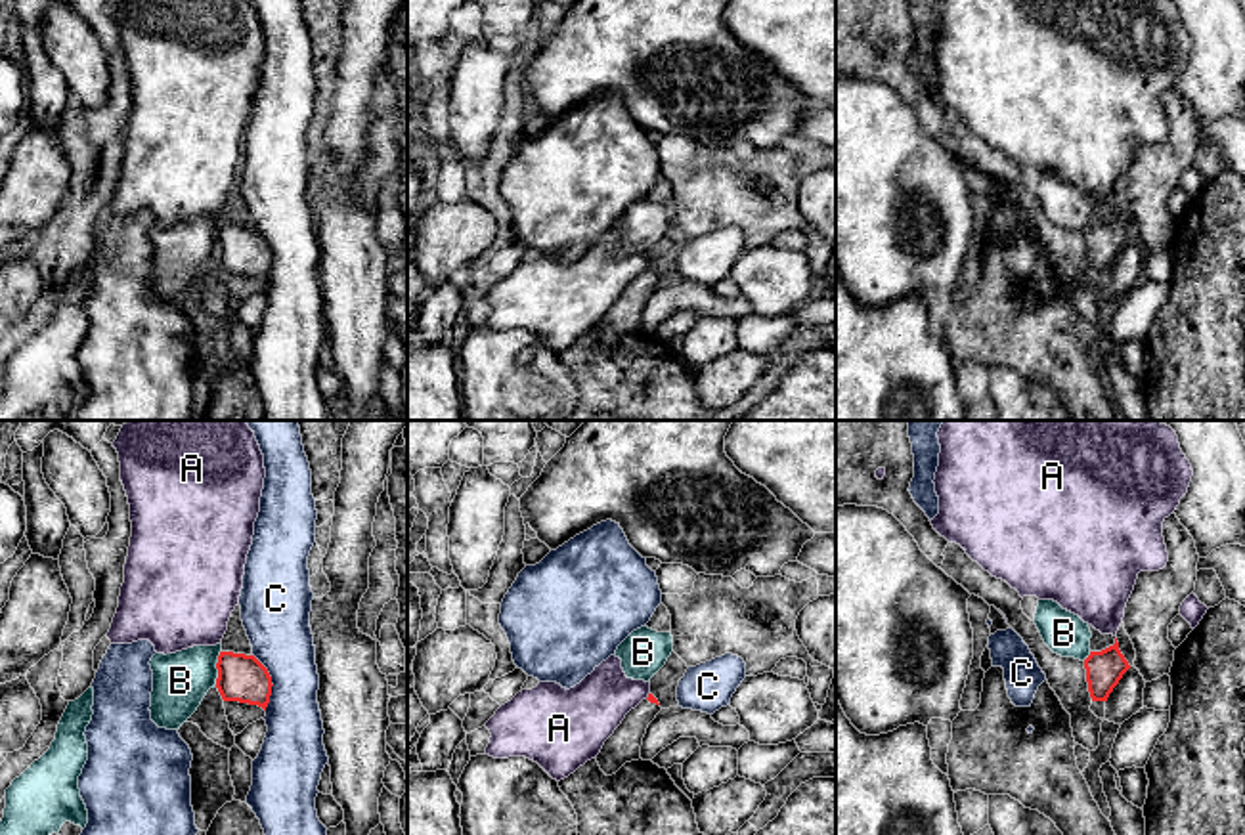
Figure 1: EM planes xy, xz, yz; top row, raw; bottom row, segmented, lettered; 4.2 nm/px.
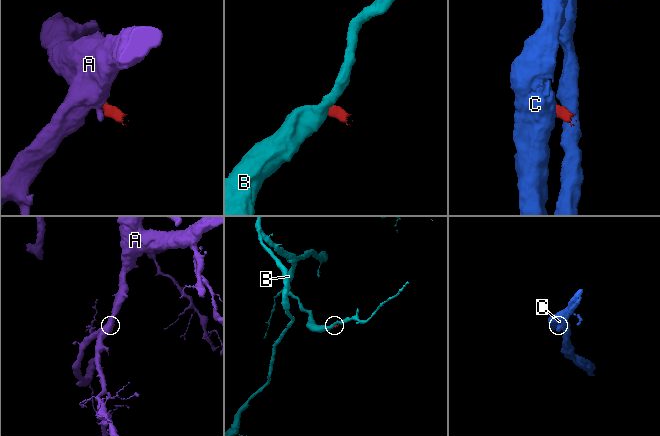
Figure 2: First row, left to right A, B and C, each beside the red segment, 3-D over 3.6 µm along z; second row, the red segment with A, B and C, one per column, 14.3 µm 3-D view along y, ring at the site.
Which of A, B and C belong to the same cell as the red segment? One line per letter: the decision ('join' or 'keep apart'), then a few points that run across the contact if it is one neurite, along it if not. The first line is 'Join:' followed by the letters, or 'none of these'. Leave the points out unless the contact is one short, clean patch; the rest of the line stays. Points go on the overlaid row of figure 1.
Join: none of these
A: keep apart; line xz (649, 692), (645, 698)
B: keep apart; line xy (220, 650), (215, 683)
C: keep apart; line xy (253, 654), (266, 669), (272, 685), (266, 709)

